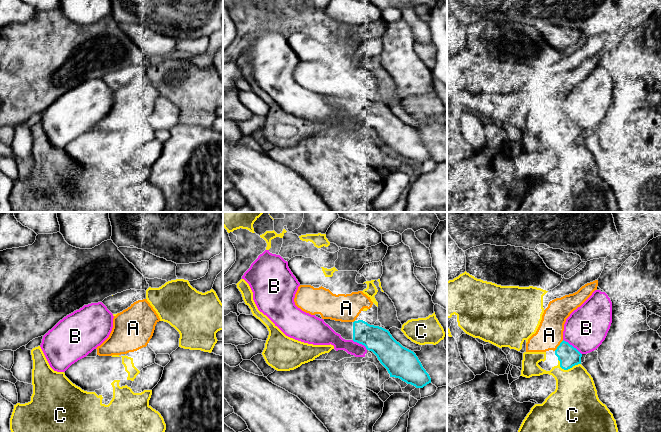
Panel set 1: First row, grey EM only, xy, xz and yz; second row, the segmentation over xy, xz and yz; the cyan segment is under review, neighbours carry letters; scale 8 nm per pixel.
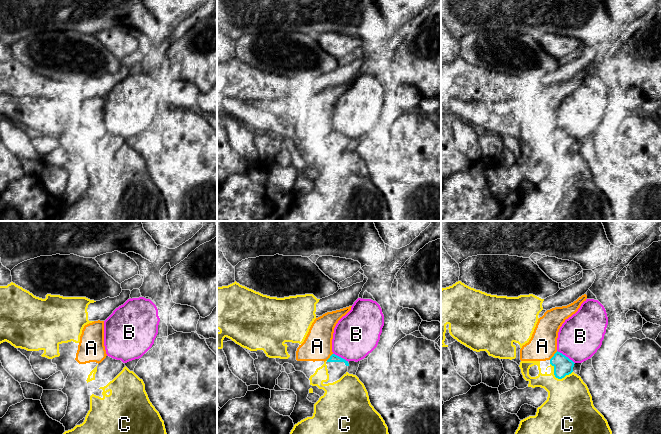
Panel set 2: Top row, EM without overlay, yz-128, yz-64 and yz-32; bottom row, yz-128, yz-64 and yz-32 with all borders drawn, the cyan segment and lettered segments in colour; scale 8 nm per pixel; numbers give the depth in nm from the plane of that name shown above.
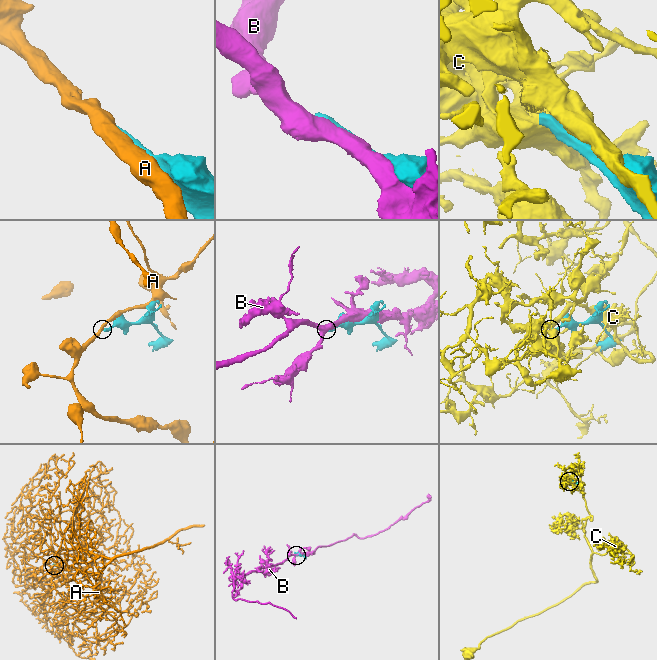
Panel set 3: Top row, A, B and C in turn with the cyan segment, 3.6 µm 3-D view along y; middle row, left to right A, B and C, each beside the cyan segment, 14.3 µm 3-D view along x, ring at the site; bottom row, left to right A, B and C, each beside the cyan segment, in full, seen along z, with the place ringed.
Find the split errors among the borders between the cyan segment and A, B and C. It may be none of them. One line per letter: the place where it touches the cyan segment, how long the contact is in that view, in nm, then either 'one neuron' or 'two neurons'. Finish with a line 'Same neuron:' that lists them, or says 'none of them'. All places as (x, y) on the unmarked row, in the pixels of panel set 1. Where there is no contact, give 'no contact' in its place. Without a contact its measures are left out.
A: meets cyan in yz at (559, 121); contact 120 nm long; two neurons
B: meets cyan in yz at (571, 121); contact 200 nm long; two neurons
C: meets cyan in yz at (567, 145); contact 190 nm long; two neurons
Same neuron: none of them

